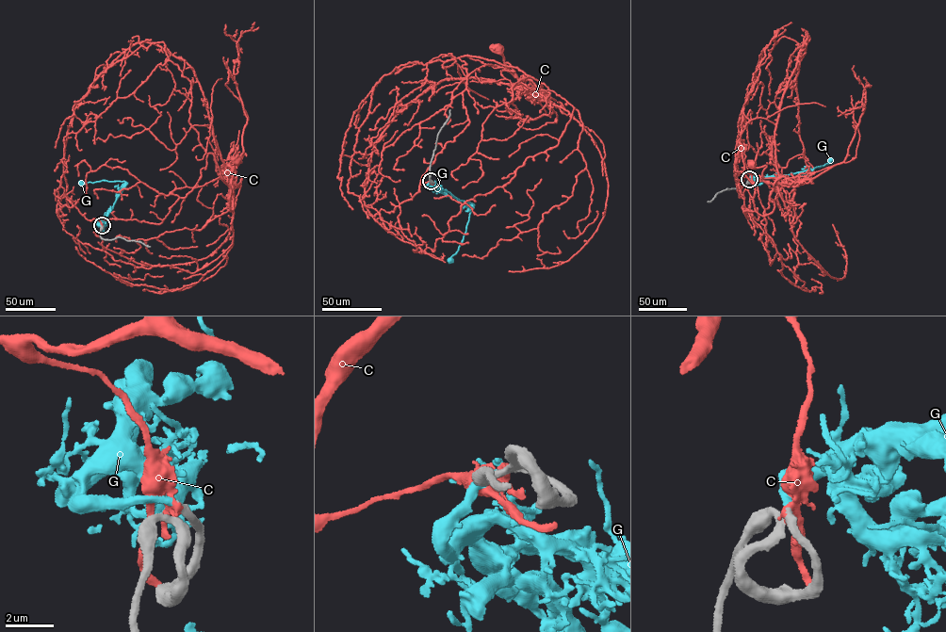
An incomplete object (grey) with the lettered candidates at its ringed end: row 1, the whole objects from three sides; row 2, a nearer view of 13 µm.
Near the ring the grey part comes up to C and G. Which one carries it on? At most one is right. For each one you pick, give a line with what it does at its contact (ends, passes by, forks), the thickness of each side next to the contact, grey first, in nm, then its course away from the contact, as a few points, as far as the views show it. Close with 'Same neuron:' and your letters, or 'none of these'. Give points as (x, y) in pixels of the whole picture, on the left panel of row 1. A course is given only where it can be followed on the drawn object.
G: it ends; calibres 220 and 280 nm; course (102, 225), (98, 225), (107, 216), (127, 183), (103, 180), (81, 182)
Same neuron: G

